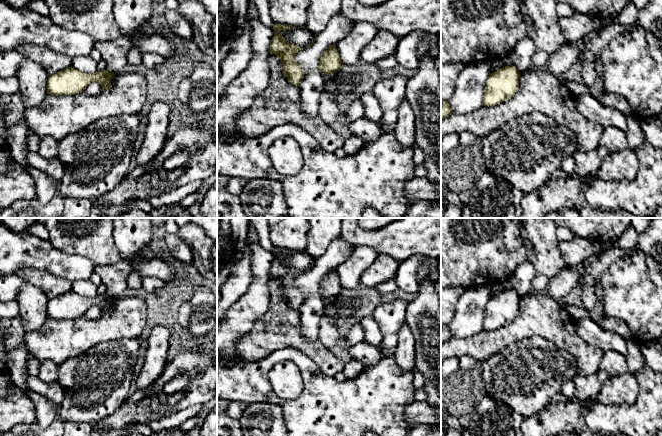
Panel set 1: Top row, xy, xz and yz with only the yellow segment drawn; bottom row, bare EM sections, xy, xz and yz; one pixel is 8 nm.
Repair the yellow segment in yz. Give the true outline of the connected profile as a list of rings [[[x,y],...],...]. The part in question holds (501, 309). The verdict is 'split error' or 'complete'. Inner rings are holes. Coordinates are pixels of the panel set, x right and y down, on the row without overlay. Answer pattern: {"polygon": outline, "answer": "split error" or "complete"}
{"polygon": [[[513,289],[505,290],[487,303],[482,330],[495,330],[510,323],[519,312],[520,296]]], "answer": "complete"}

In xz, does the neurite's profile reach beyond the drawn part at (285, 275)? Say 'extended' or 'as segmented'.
as segmented

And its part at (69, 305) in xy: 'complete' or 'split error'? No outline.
complete

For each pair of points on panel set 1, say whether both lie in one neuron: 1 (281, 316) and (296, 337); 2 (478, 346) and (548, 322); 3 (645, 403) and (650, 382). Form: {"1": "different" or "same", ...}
{"1": "same", "2": "same", "3": "same"}

